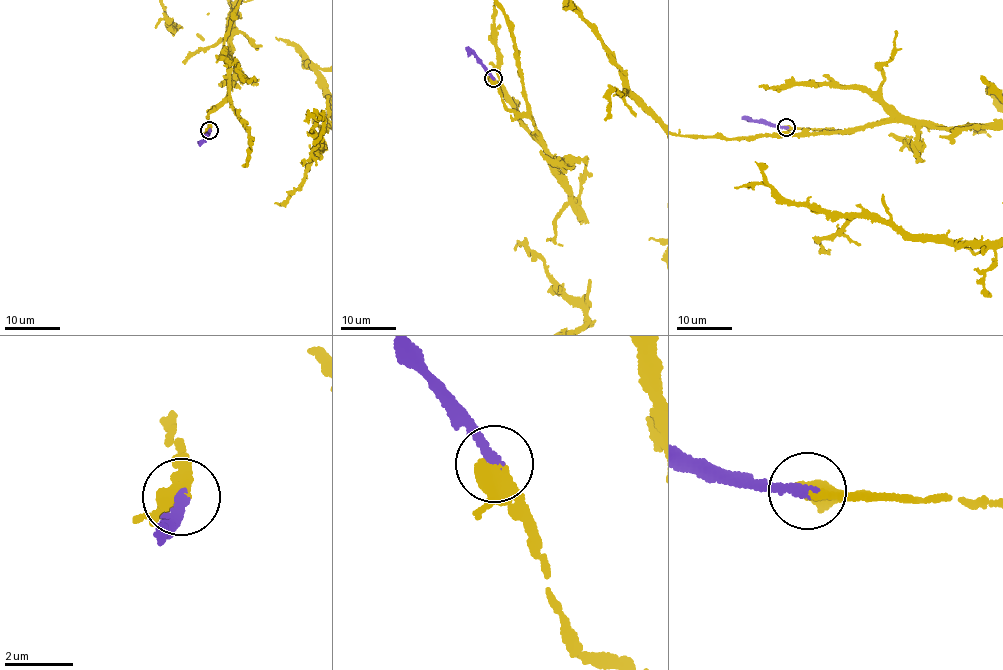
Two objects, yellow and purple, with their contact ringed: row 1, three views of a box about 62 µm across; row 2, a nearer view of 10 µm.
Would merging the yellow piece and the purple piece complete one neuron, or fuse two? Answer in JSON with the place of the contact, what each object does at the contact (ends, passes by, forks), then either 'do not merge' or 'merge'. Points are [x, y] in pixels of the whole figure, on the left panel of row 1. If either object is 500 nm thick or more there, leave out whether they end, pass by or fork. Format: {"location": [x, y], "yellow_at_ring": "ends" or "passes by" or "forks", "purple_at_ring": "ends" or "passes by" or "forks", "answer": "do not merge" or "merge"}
{"location": [209, 130], "yellow_at_ring": "passes by", "purple_at_ring": "ends", "answer": "merge"}

